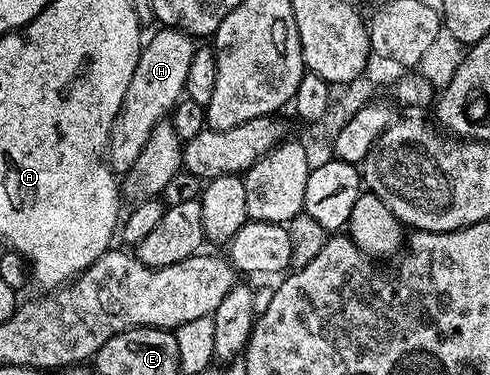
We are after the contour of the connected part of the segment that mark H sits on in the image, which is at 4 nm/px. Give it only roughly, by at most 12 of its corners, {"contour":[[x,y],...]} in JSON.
{"contour":[[194,35],[142,45],[107,161],[128,175],[185,92]]}

